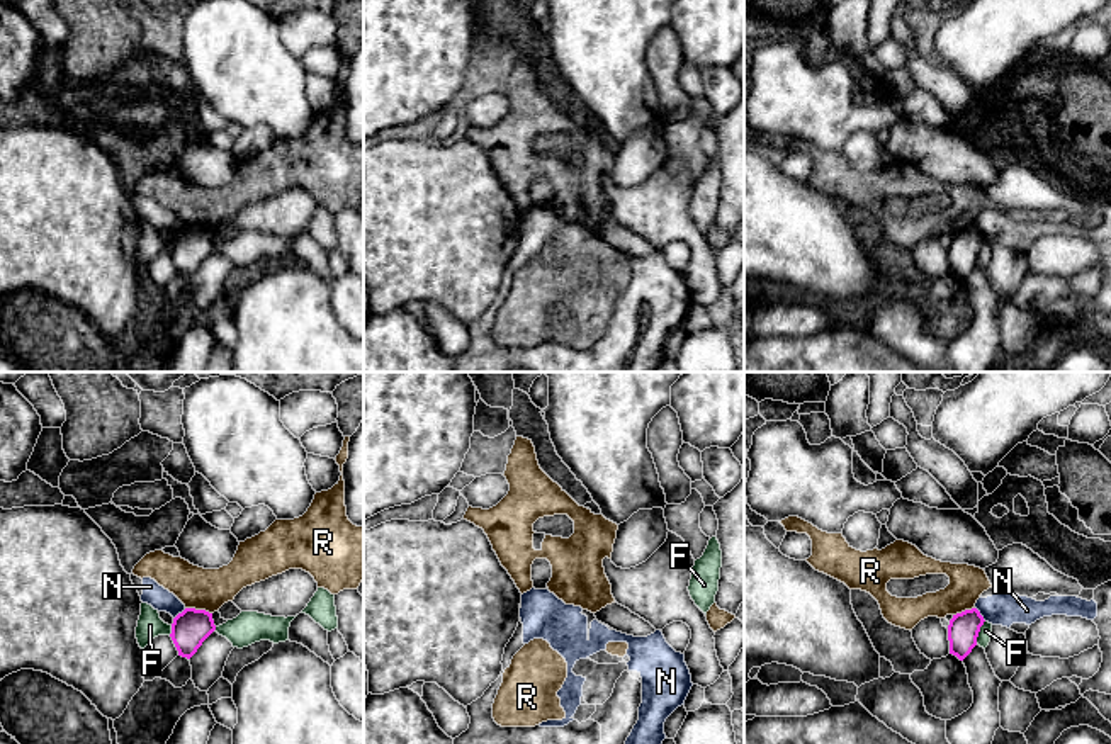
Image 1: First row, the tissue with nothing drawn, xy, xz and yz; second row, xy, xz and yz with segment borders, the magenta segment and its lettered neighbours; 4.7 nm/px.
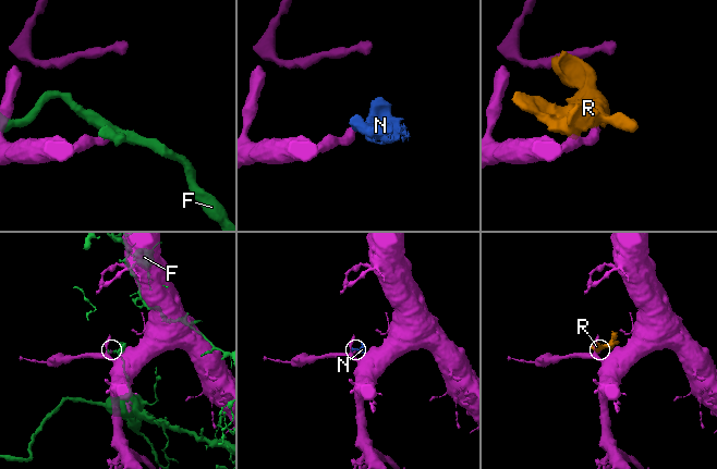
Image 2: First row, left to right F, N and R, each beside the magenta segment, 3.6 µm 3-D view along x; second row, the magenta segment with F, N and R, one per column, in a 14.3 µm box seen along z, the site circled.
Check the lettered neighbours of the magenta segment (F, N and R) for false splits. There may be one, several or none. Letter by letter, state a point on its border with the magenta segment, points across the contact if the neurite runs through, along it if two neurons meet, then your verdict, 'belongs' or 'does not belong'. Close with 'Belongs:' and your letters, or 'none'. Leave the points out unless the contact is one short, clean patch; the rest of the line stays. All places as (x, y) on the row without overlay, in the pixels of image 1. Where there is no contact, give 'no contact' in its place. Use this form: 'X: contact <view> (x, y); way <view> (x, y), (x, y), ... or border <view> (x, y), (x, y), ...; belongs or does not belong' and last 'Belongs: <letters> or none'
F: contact yz (979, 250); does not belong
N: contact yz (979, 233); border yz (975, 226), (986, 240); does not belong
R: contact xy (199, 230); does not belong
Belongs: none

